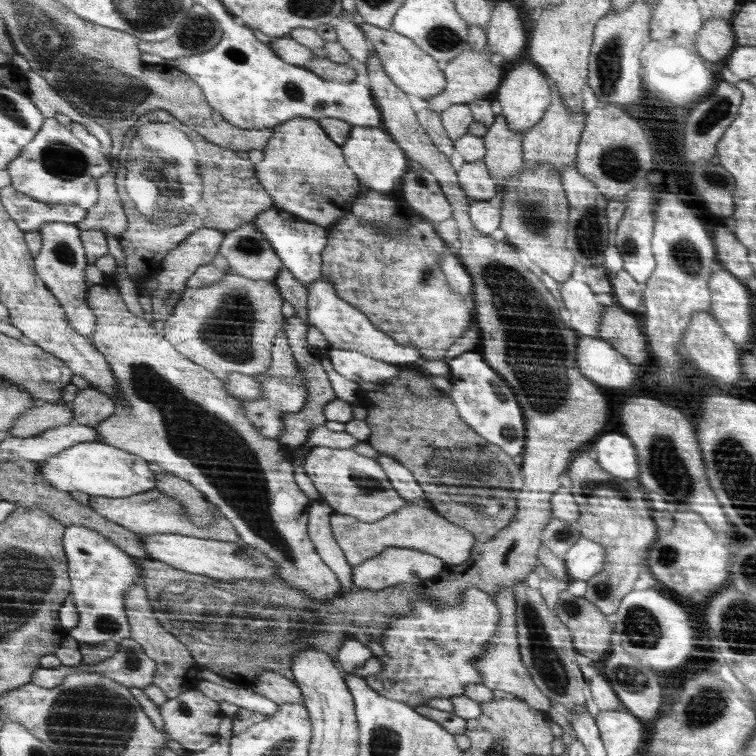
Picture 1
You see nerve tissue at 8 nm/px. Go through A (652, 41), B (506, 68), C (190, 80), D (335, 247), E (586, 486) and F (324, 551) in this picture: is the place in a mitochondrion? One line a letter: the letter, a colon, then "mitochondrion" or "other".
A: other
B: other
C: other
D: other
E: mitochondrion
F: other

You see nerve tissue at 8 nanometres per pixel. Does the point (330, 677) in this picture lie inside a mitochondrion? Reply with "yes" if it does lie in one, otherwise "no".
no

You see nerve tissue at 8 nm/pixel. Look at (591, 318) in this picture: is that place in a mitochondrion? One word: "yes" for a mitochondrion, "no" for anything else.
no

